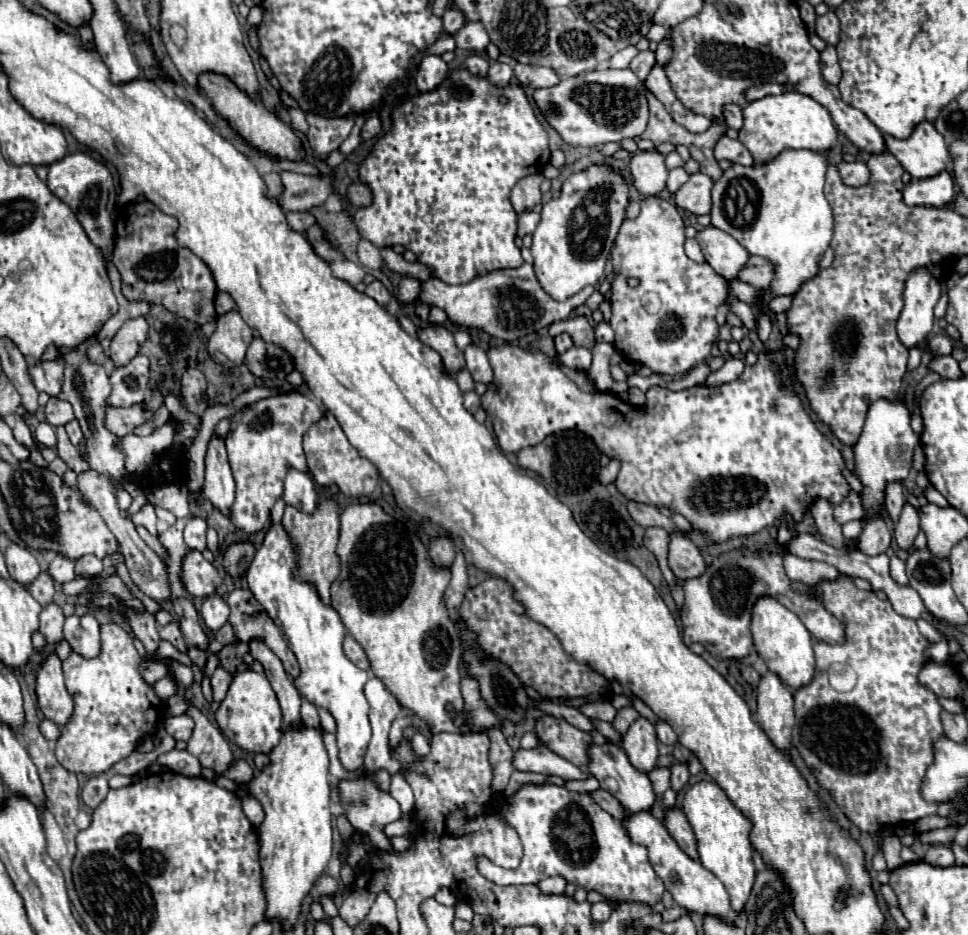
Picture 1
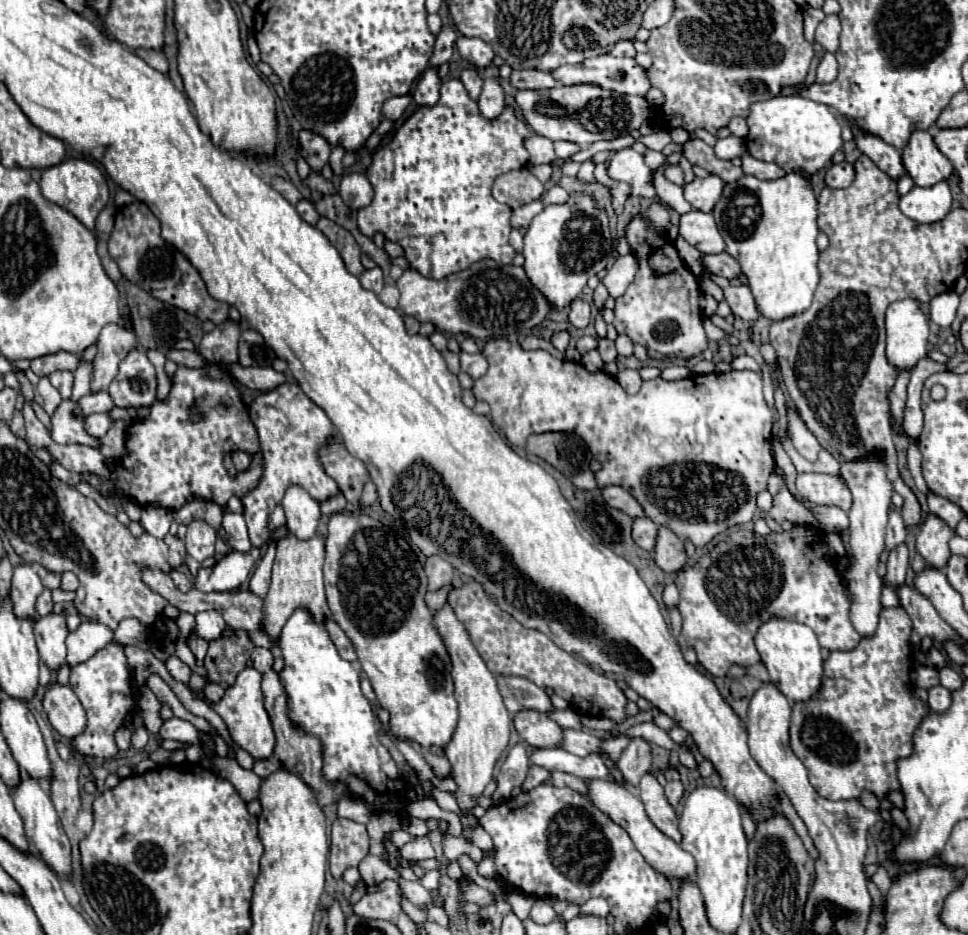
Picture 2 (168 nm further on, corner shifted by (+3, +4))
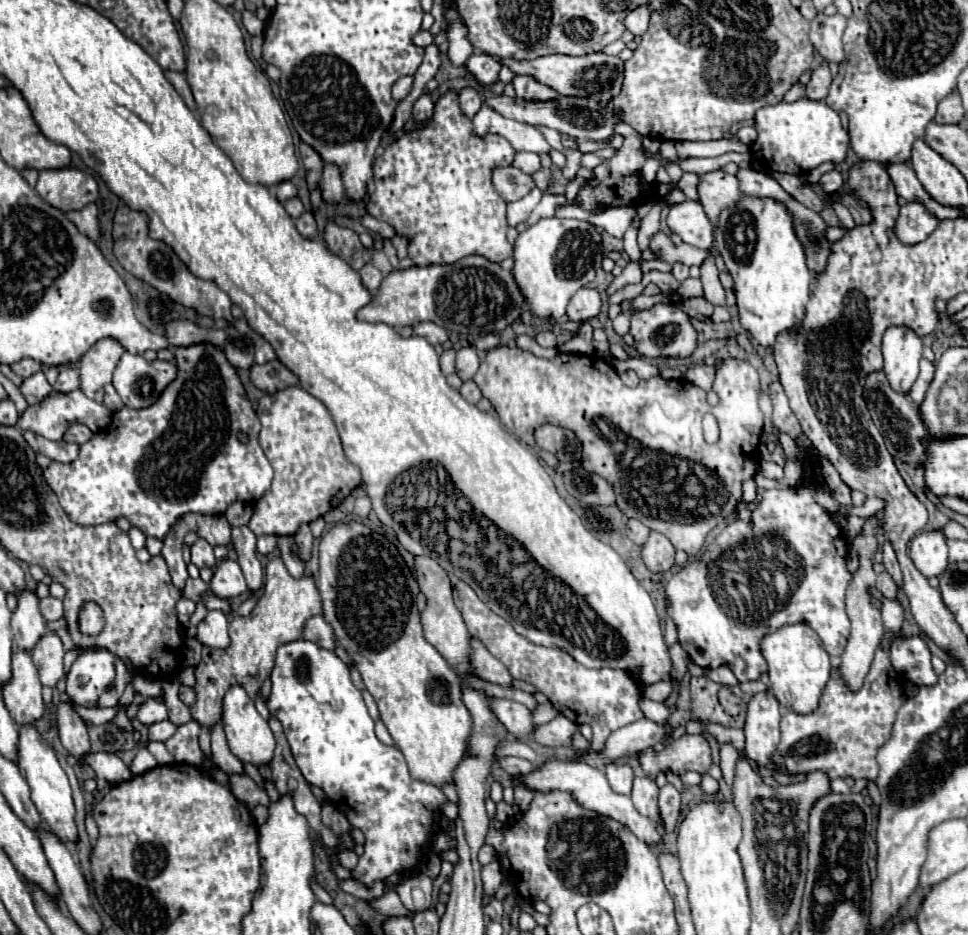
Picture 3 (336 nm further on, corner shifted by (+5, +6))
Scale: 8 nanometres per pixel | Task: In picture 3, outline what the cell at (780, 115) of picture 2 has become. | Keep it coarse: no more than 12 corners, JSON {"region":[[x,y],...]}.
{"region":[[800,98],[756,112],[750,152],[770,172],[840,164],[838,112]]}

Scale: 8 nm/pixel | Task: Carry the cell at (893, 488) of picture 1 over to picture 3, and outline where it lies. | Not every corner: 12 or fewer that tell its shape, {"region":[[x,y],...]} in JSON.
{"region":[[884,542],[884,568],[902,588],[902,572],[890,542]]}

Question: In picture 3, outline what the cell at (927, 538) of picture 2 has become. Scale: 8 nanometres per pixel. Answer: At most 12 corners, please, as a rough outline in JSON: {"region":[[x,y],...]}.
{"region":[[938,530],[910,542],[910,558],[926,576],[948,566],[948,546]]}

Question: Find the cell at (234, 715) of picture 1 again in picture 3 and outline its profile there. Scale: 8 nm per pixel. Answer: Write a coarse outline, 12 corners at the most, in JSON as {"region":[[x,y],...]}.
{"region":[[242,686],[224,696],[228,746],[244,764],[270,764],[274,736]]}

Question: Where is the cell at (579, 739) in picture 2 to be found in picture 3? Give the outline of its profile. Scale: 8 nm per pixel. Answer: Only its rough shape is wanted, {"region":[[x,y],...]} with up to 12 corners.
{"region":[[558,714],[534,726],[532,740],[542,746],[570,746],[576,724]]}

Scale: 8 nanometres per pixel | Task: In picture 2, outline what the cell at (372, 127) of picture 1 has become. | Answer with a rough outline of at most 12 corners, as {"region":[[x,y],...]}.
{"region":[[410,96],[388,98],[382,106],[386,120],[400,120]]}

